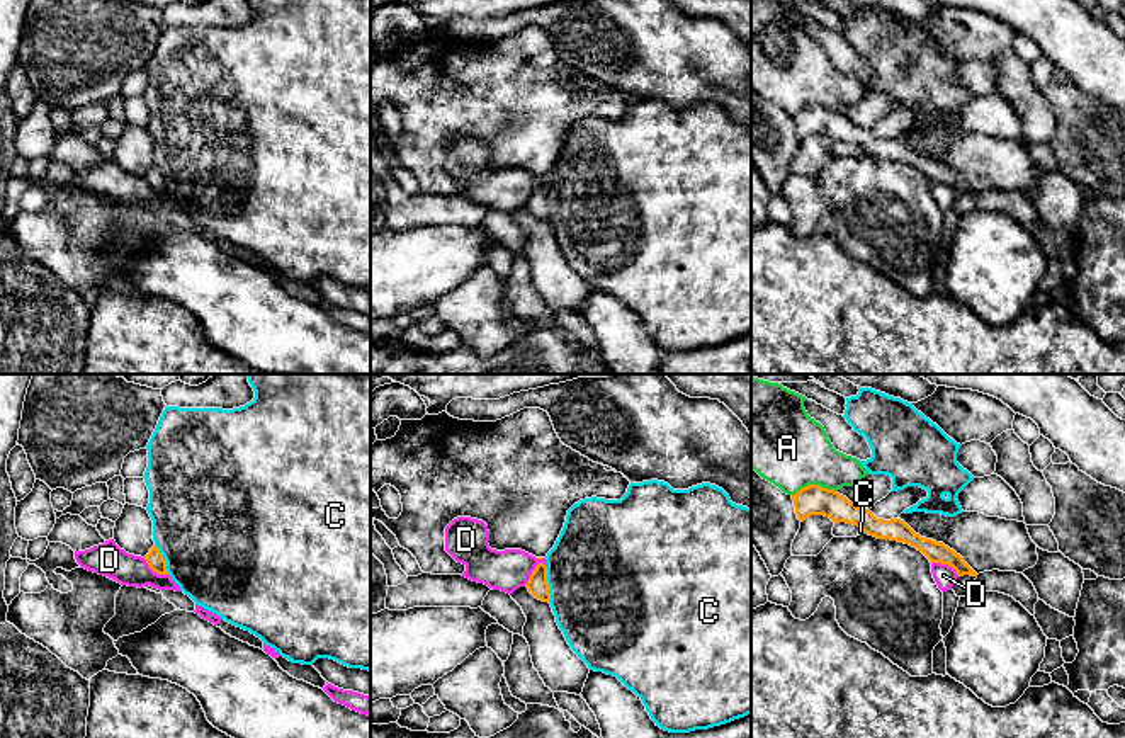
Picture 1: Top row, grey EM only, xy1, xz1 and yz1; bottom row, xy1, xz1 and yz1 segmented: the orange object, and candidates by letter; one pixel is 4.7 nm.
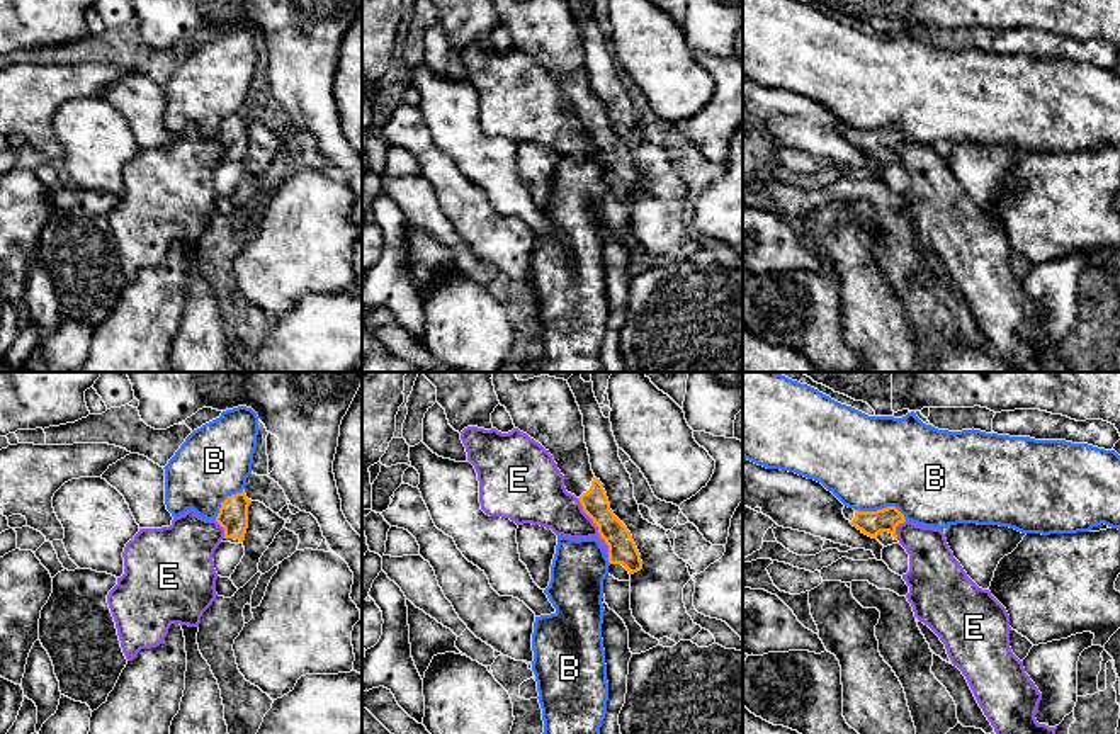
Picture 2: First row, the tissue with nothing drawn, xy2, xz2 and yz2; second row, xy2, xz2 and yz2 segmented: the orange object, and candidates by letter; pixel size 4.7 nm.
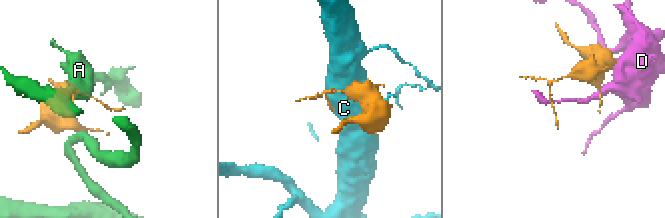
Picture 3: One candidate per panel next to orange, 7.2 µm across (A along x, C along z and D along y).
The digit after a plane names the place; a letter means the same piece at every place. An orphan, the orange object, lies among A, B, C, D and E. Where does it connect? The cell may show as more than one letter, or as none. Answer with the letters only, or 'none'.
none

